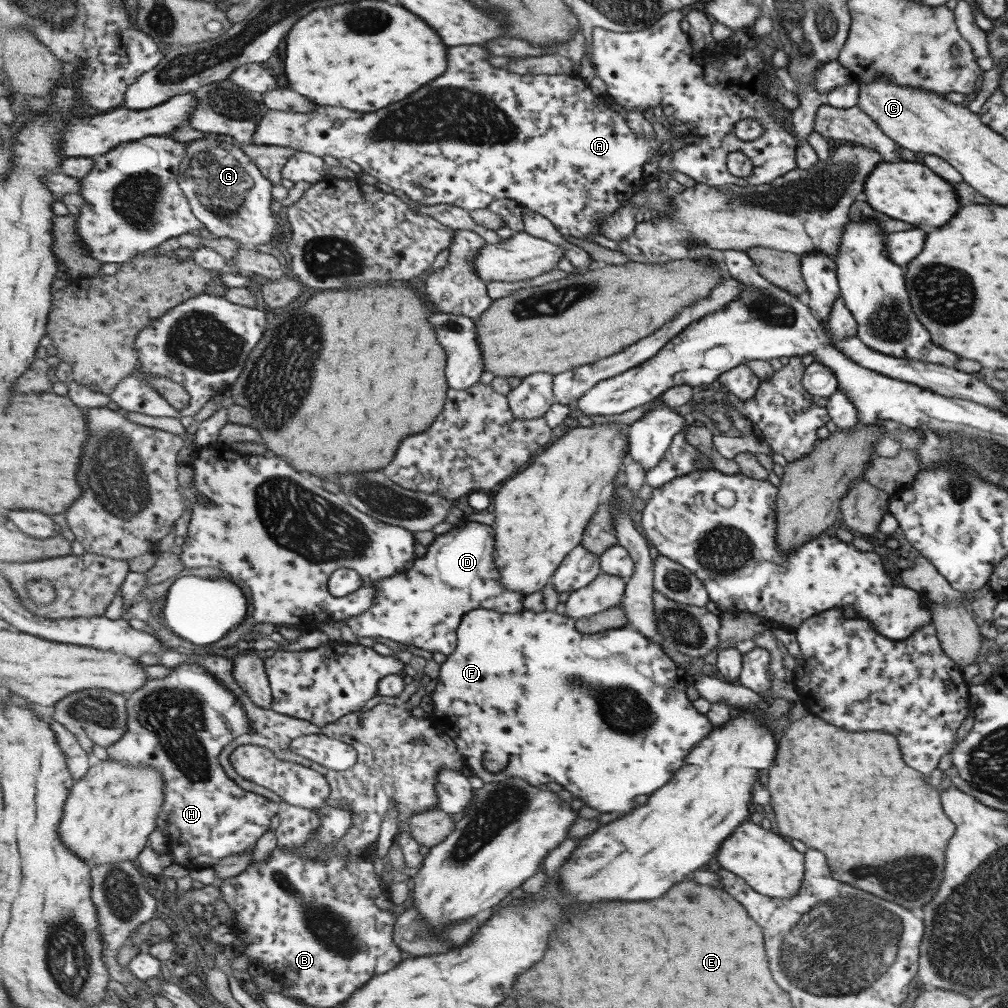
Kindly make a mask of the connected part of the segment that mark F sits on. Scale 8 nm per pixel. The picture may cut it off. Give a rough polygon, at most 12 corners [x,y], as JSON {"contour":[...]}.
{"contour":[[479,607],[430,720],[631,812],[716,725],[630,626]]}

